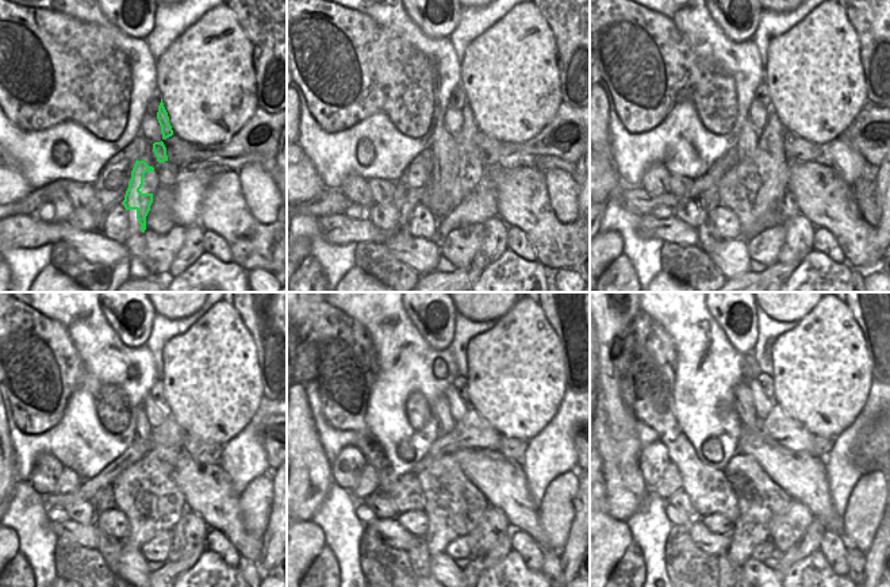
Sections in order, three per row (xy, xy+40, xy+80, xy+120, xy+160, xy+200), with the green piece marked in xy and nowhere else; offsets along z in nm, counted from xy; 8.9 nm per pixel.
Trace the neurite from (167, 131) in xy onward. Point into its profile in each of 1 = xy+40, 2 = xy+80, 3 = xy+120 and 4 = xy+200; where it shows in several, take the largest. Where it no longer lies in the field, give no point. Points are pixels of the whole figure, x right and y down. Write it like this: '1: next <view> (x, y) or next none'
1: next xy+40 (465, 146)
2: next xy+80 (770, 148)
3: next xy+120 (149, 463)
4: next xy+200 (739, 464)

